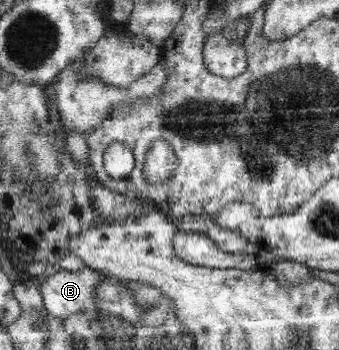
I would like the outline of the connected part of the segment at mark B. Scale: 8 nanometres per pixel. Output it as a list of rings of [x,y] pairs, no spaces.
[[[90,266],[70,271],[61,269],[47,276],[39,284],[40,295],[47,313],[54,318],[66,319],[72,314],[102,315],[94,307],[94,285],[103,281],[103,275]]]

